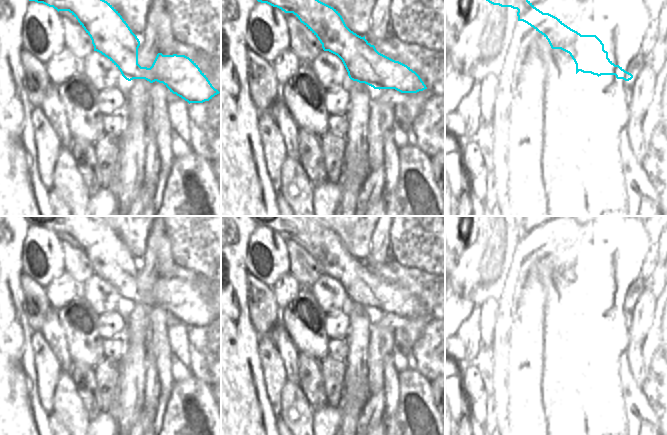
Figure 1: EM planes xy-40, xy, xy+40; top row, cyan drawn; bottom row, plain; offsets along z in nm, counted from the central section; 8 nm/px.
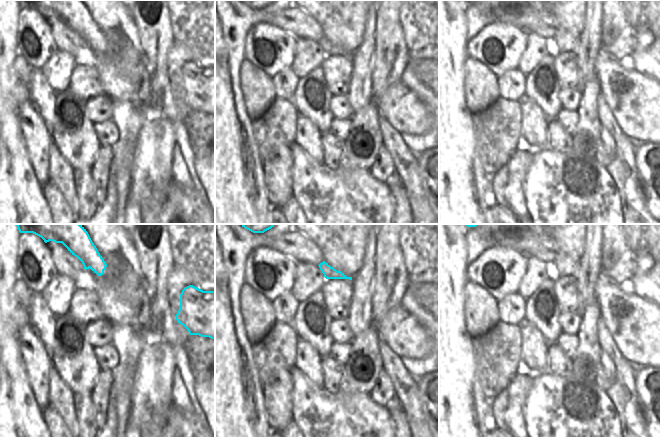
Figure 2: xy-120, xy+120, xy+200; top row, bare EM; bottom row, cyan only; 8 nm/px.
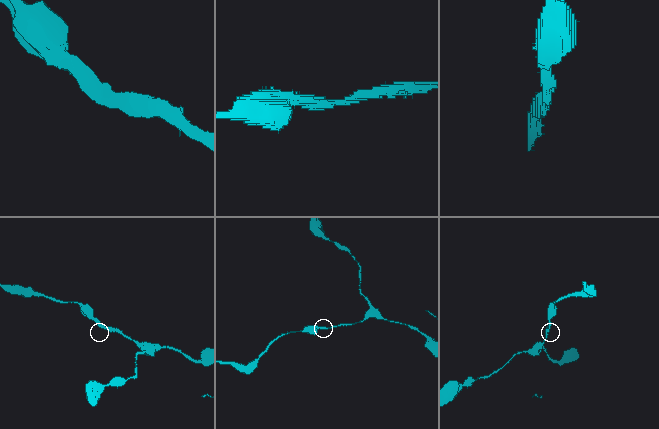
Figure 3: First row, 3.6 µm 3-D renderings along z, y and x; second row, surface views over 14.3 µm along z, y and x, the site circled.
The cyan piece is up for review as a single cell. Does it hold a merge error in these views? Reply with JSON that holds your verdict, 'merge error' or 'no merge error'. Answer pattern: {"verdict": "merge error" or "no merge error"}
{"verdict": "no merge error"}

